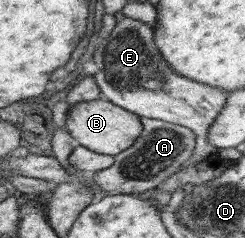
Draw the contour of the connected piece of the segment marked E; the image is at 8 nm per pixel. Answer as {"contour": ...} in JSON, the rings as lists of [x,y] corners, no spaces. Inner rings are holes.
{"contour":[[[125,16],[119,18],[110,34],[105,39],[98,39],[91,57],[97,66],[92,78],[103,99],[139,118],[182,125],[194,133],[193,155],[180,166],[181,170],[217,152],[207,143],[205,134],[213,118],[221,111],[228,92],[177,75],[157,51],[150,25]]]}

